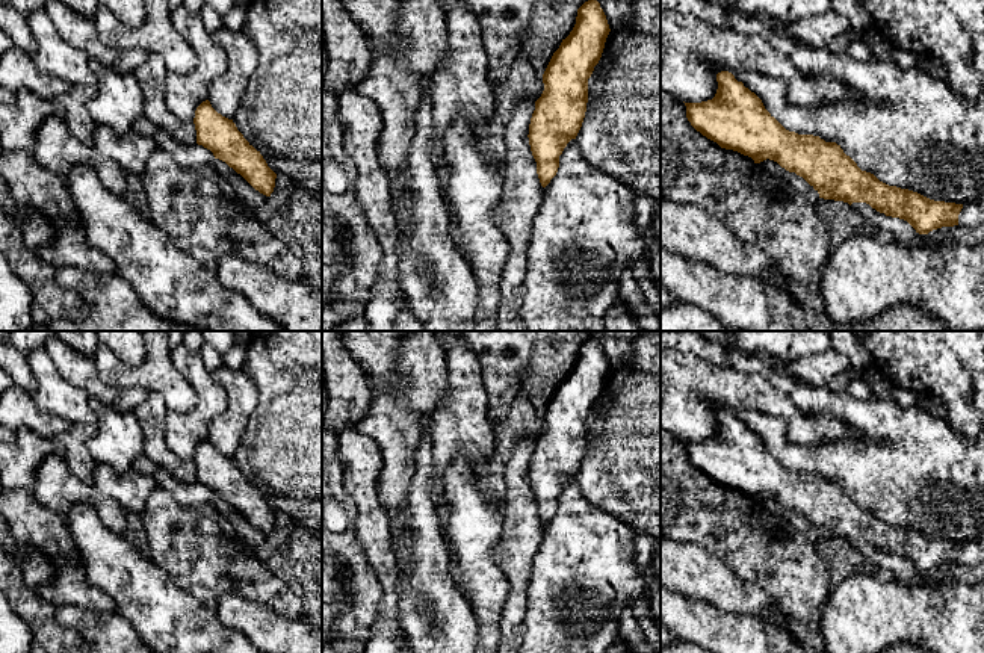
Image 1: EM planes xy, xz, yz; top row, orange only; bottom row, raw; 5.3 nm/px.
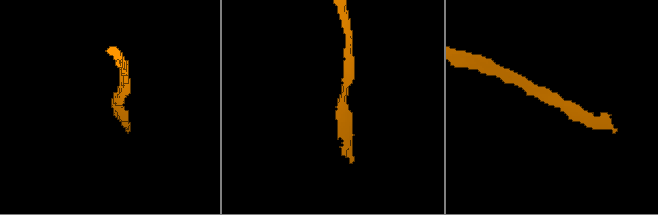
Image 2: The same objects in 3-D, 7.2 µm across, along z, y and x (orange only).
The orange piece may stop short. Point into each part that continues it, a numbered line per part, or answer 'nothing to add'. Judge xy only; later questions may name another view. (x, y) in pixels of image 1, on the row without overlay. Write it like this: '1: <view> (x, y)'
nothing to add

